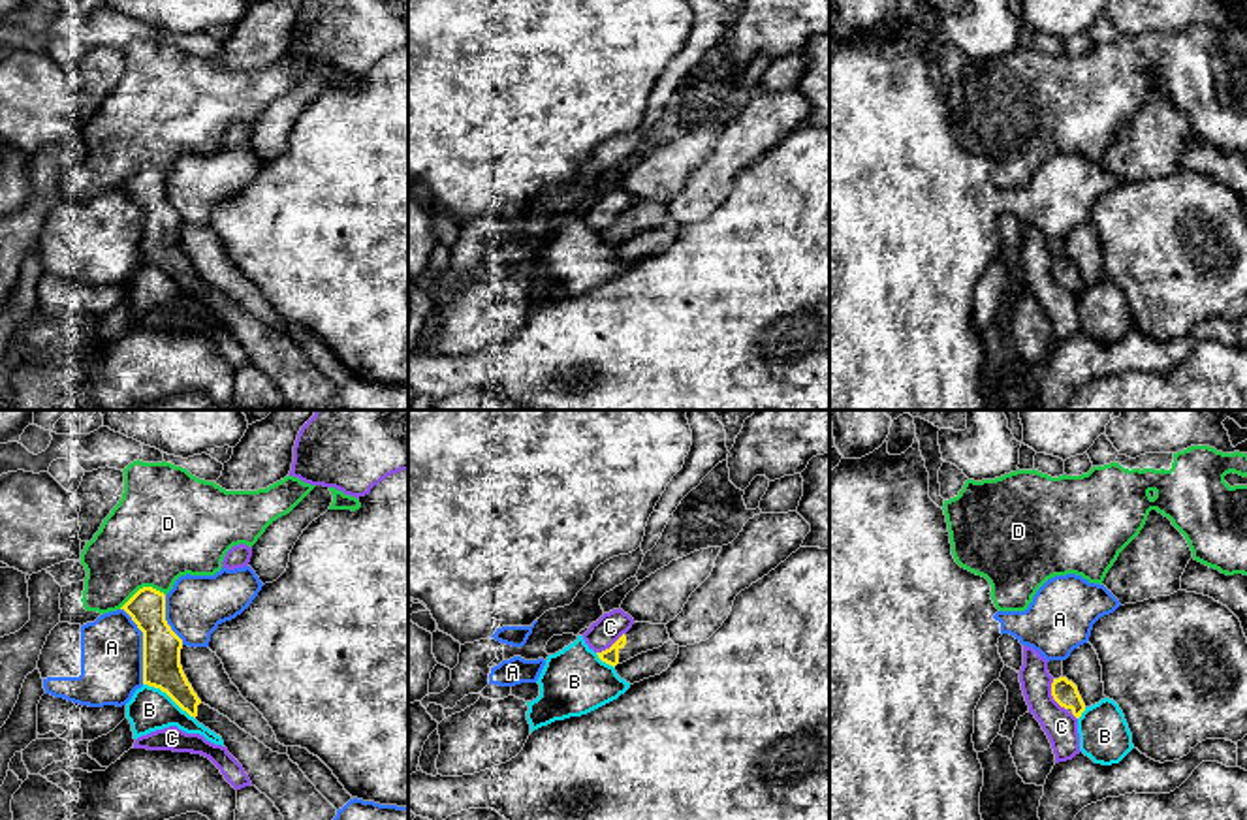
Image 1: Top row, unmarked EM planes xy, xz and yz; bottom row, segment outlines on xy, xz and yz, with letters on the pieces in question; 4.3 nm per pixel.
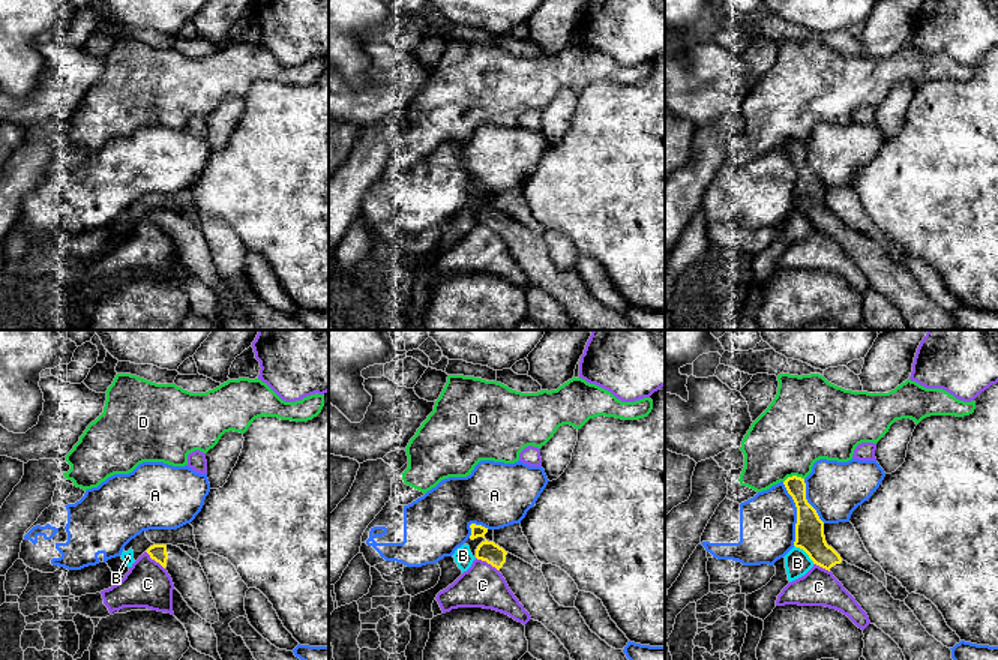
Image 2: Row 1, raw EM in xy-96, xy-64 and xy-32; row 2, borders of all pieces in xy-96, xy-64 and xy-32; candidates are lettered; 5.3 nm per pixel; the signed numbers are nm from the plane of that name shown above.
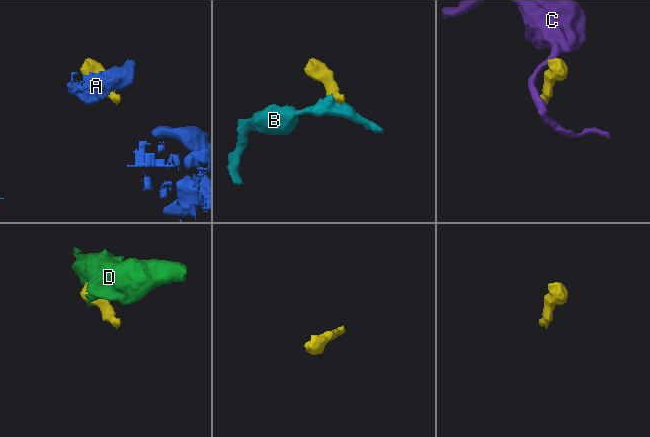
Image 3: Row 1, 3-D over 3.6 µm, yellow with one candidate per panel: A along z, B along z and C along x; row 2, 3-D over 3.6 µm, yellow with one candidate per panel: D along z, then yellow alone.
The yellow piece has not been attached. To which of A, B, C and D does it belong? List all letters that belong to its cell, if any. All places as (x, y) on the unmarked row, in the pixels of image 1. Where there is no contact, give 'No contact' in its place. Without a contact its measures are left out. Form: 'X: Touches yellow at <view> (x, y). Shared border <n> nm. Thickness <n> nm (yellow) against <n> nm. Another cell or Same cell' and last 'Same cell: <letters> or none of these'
A: Touches yellow at xy (143, 224). Shared border 340 nm. Thickness 160 nm (yellow) against 280 nm. Another cell
B: Touches yellow at xy (170, 275). Shared border 280 nm. Thickness 160 nm (yellow) against 190 nm. Another cell
C: Touches yellow at yz (1052, 273). Shared border 150 nm. Thickness 110 nm (yellow) against 140 nm. Another cell
D: Touches yellow at xy (143, 166). Shared border 220 nm. Thickness 160 nm (yellow) against 420 nm. Another cell
Same cell: none of these

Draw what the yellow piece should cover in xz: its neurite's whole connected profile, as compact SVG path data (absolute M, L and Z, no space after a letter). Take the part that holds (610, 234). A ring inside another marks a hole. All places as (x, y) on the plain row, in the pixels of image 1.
M634 201L609 228L596 231L609 244L623 243L641 231L671 220L666 203Z

